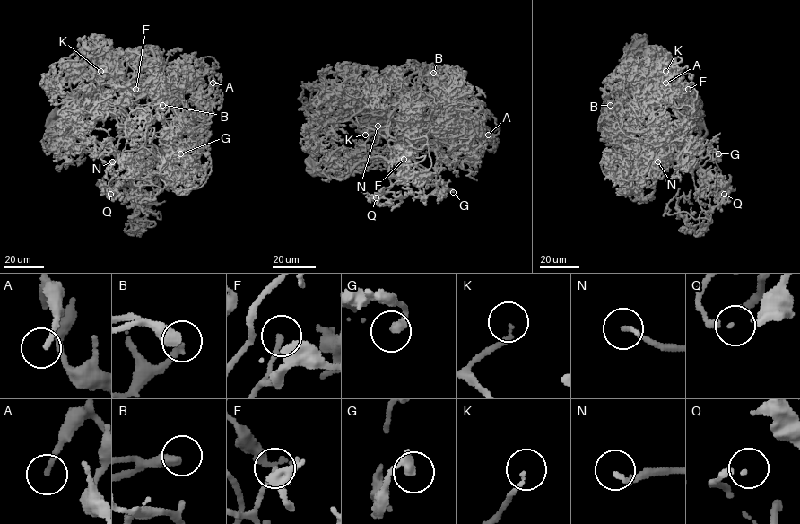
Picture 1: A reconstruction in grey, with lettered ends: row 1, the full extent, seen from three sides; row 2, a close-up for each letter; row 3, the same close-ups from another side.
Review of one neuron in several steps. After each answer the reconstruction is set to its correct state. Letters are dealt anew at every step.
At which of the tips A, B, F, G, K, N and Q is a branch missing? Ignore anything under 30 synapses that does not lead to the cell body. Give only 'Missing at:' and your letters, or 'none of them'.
Missing at: F, K, N

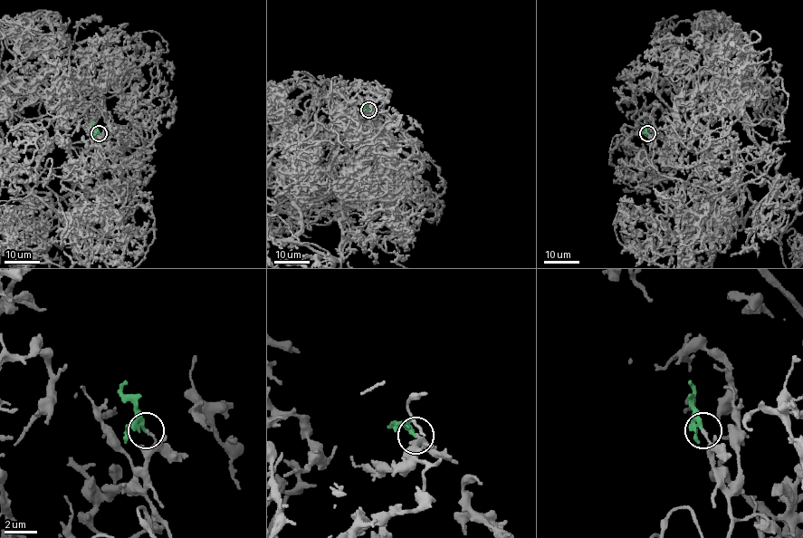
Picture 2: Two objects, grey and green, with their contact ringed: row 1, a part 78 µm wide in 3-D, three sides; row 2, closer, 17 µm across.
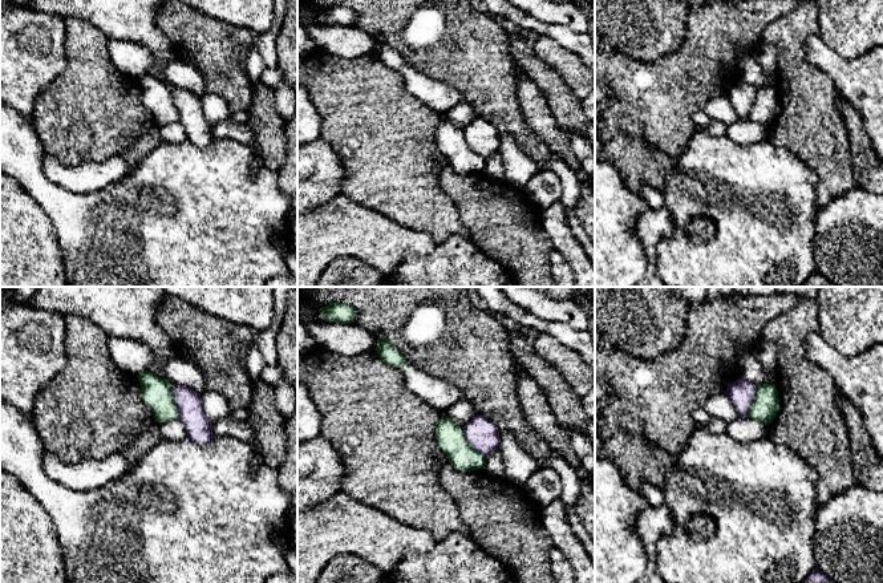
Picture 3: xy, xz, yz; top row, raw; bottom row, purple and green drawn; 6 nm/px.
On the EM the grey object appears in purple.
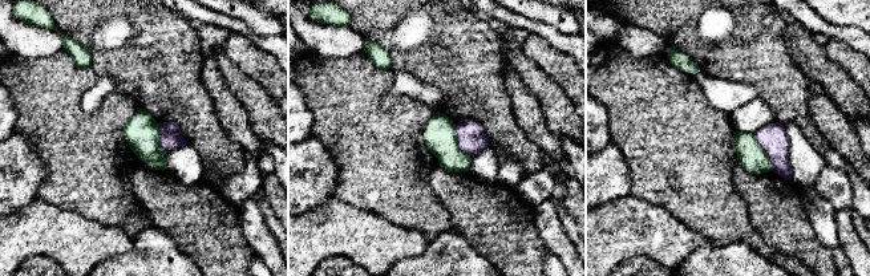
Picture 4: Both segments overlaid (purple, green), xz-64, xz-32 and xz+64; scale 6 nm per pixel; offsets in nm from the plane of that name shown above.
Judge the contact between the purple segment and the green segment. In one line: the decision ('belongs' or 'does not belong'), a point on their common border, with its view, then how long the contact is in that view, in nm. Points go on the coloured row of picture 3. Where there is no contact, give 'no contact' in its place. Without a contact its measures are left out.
does not belong | xz (469, 444) | 240 nm

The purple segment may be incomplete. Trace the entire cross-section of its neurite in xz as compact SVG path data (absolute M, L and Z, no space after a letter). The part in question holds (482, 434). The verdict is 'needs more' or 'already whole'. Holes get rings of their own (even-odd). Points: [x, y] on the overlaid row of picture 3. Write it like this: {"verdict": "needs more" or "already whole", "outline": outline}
{"verdict": "already whole", "outline": "M475 416L465 426L465 437L469 445L485 457L498 450L501 444L497 426L482 416Z"}

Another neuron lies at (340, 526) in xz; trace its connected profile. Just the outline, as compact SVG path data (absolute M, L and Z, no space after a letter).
M340 491L324 503L297 511L297 583L316 583L324 567L337 555L359 555L386 574L401 558L430 551L436 543L428 530L401 523Z

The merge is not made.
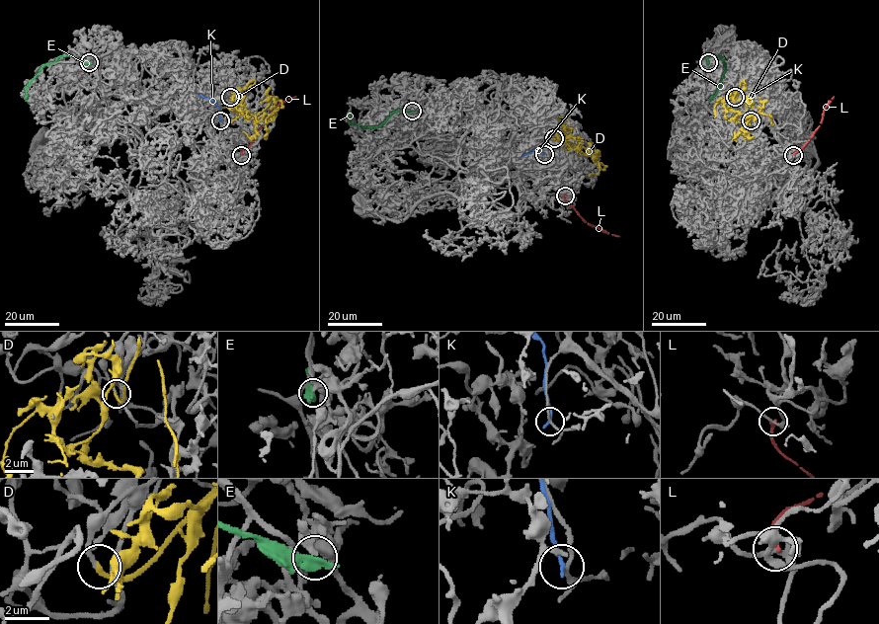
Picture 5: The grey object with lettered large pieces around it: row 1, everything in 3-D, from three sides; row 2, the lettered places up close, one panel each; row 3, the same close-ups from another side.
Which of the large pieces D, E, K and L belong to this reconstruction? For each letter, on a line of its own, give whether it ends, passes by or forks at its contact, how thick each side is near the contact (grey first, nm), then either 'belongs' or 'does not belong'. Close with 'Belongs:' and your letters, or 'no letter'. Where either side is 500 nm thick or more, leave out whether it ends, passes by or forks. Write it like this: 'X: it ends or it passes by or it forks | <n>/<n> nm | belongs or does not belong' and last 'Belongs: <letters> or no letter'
D: it ends | 150/220 nm | belongs
E: it ends | 240/400 nm | does not belong
K: it ends | 180/200 nm | does not belong
L: it ends | 240/240 nm | does not belong
Belongs: D

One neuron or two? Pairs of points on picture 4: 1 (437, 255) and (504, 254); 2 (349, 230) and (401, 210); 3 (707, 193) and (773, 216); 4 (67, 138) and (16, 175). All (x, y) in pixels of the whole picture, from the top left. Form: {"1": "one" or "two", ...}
{"1": "two", "2": "two", "3": "two", "4": "two"}

